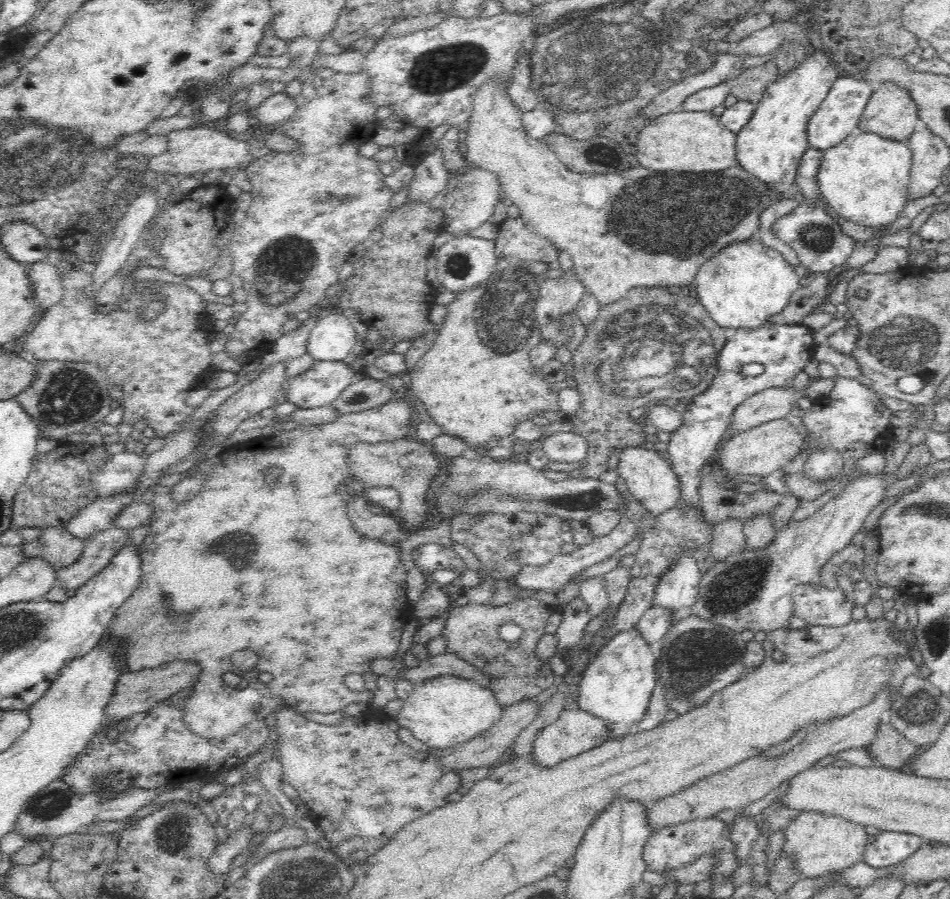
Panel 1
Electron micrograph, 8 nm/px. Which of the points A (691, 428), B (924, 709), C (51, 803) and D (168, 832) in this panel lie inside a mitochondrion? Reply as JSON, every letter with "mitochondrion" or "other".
{"A":"other","B":"mitochondrion","C":"mitochondrion","D":"mitochondrion"}

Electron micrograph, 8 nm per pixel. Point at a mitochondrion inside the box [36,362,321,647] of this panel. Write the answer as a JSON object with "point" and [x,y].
{"point":[177,616]}

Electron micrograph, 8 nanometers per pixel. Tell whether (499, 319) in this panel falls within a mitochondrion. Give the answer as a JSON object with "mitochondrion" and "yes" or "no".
{"mitochondrion":"yes"}

